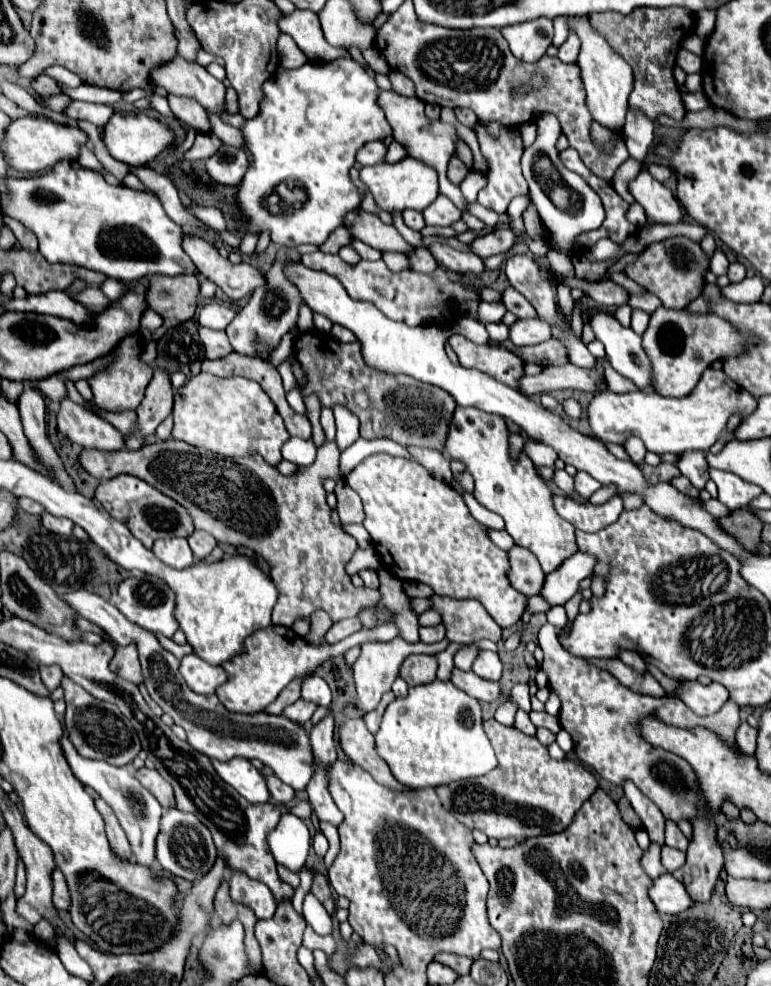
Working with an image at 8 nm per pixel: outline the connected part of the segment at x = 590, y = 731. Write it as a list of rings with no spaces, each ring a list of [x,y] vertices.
[[[545,624],[539,630],[539,646],[545,652],[541,668],[549,676],[549,688],[557,692],[561,700],[559,722],[561,728],[571,734],[573,752],[577,758],[615,786],[623,786],[625,780],[631,780],[649,800],[659,806],[667,820],[679,822],[693,818],[693,814],[703,814],[707,806],[701,802],[701,794],[697,794],[697,778],[693,778],[689,764],[667,750],[649,746],[641,736],[637,736],[637,722],[653,712],[653,716],[669,722],[671,726],[705,726],[715,734],[721,734],[721,738],[733,738],[741,722],[739,704],[729,698],[719,712],[711,716],[697,716],[683,702],[677,702],[677,698],[649,698],[643,694],[633,694],[631,690],[625,690],[611,674],[605,674],[605,670],[585,666],[583,658],[573,658],[567,654],[567,650],[561,650],[555,634],[557,628],[551,624]]]

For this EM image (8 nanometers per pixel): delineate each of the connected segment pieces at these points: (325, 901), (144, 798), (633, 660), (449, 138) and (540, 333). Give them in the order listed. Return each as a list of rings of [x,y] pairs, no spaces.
[[[313,870],[313,884],[311,884],[309,892],[327,908],[329,914],[333,914],[333,896],[331,896],[329,880],[321,872],[317,872],[317,870]]]
[[[63,738],[61,740],[63,746],[65,746],[65,758],[73,770],[73,774],[85,784],[85,786],[91,786],[99,792],[99,796],[113,808],[113,812],[117,814],[127,838],[129,838],[129,844],[131,844],[131,850],[133,850],[133,858],[137,864],[143,864],[147,868],[153,866],[155,862],[155,838],[159,834],[159,820],[161,820],[161,804],[137,782],[137,778],[133,778],[129,766],[123,766],[123,768],[117,768],[117,766],[109,766],[107,762],[93,762],[93,760],[87,760],[87,758],[81,758],[69,738]]]
[[[621,650],[619,658],[628,666],[631,666],[637,672],[646,672],[647,668],[642,657],[635,651],[631,650]]]
[[[381,92],[381,108],[385,110],[385,116],[393,128],[393,140],[399,142],[409,156],[421,160],[421,162],[429,162],[429,166],[433,166],[439,172],[439,190],[443,196],[447,196],[449,200],[455,202],[455,206],[461,212],[467,212],[467,200],[463,198],[463,194],[447,180],[447,164],[451,160],[451,156],[457,150],[457,142],[461,140],[457,128],[449,122],[439,120],[429,120],[425,116],[425,104],[419,98],[405,98],[399,96],[395,92]]]
[[[539,318],[533,320],[517,320],[509,326],[509,340],[515,346],[533,346],[551,338],[551,328],[547,322]]]

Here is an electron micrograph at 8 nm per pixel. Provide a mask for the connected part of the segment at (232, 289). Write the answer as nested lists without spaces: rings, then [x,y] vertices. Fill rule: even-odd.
[[[183,234],[181,242],[185,254],[193,260],[197,270],[213,280],[231,300],[239,300],[249,296],[265,278],[261,272],[257,272],[251,264],[231,264],[227,258],[223,258],[213,244],[203,240],[195,234]]]

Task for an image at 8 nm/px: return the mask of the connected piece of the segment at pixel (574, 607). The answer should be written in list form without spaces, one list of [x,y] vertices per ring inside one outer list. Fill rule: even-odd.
[[[579,591],[564,605],[568,616],[568,622],[563,630],[567,630],[567,628],[569,628],[569,626],[571,625],[571,620],[573,620],[573,618],[575,618],[577,614],[579,614],[579,602],[581,602],[582,599],[582,594]]]

